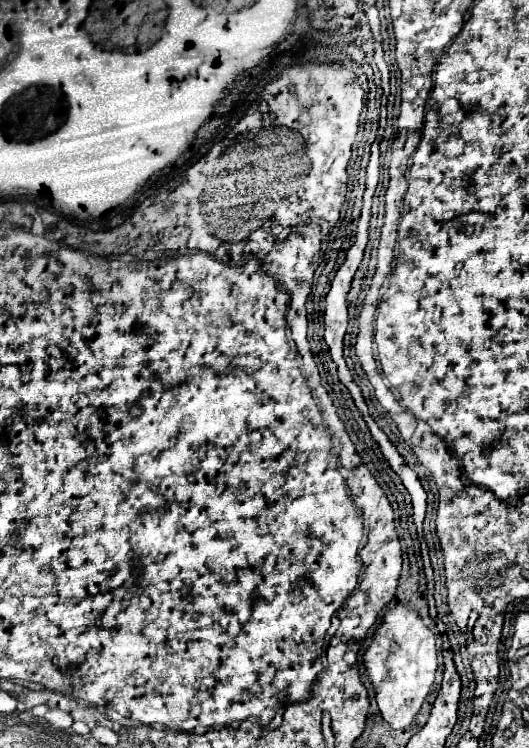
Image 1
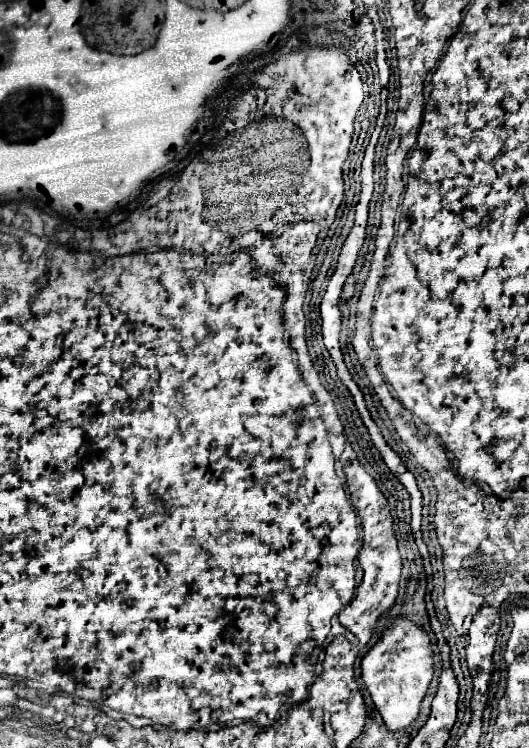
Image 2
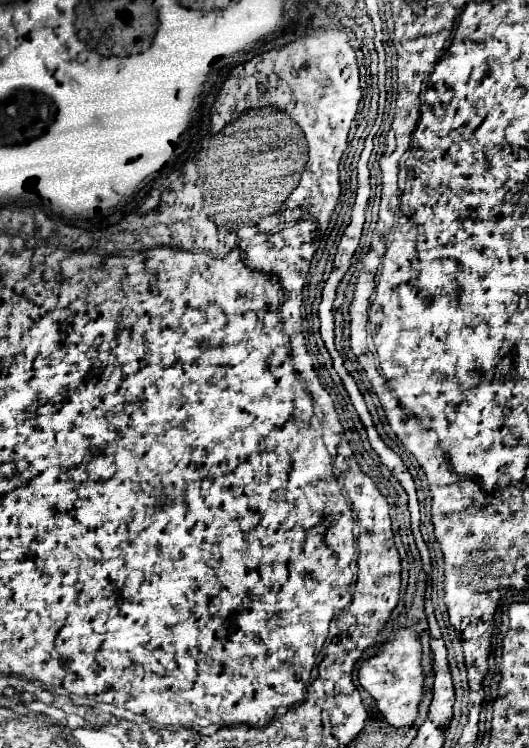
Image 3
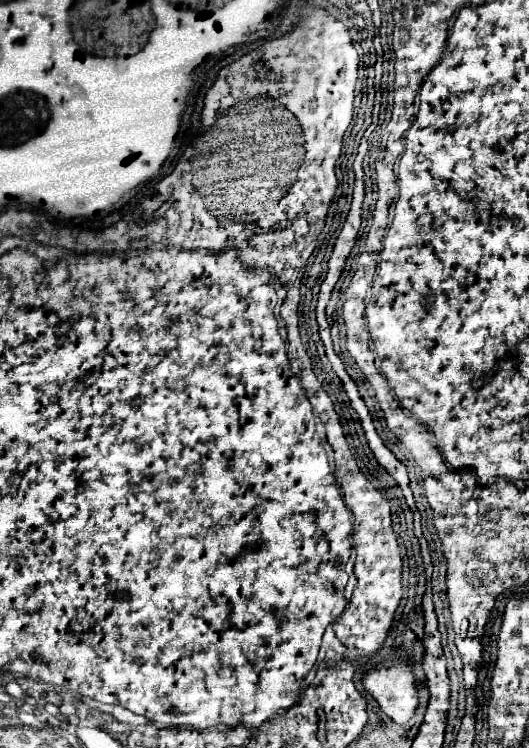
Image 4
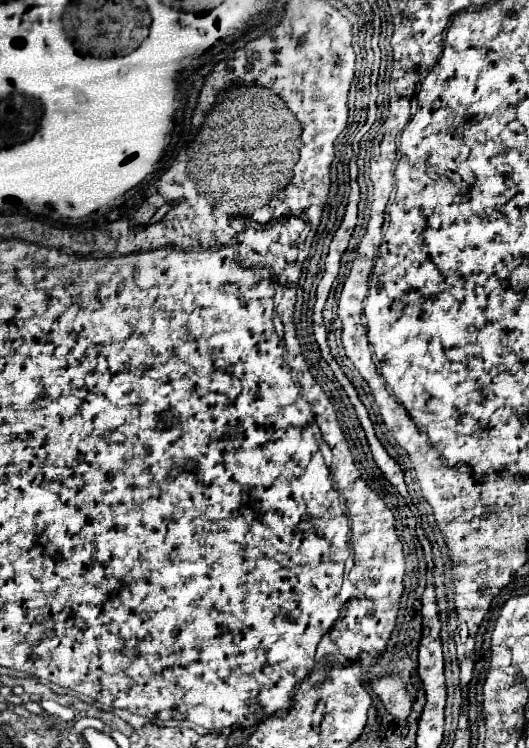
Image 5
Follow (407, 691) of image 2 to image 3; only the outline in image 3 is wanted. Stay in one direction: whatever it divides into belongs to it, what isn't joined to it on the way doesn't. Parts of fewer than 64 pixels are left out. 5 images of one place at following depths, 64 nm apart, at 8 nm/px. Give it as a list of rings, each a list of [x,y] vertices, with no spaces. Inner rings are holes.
[[[400,628],[390,640],[386,640],[374,656],[362,662],[358,674],[362,688],[370,692],[386,722],[394,728],[404,728],[414,722],[418,714],[418,704],[424,694],[424,678],[426,672],[422,670],[420,636],[410,628]]]

